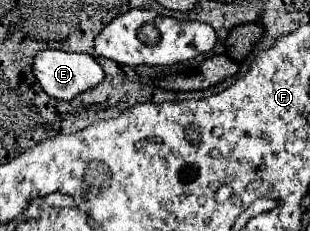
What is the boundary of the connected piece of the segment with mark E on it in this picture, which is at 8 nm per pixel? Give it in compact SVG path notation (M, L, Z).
M42 50L34 58L34 74L42 90L56 100L72 100L78 94L84 94L98 86L104 78L102 66L84 52L64 52L64 50Z

